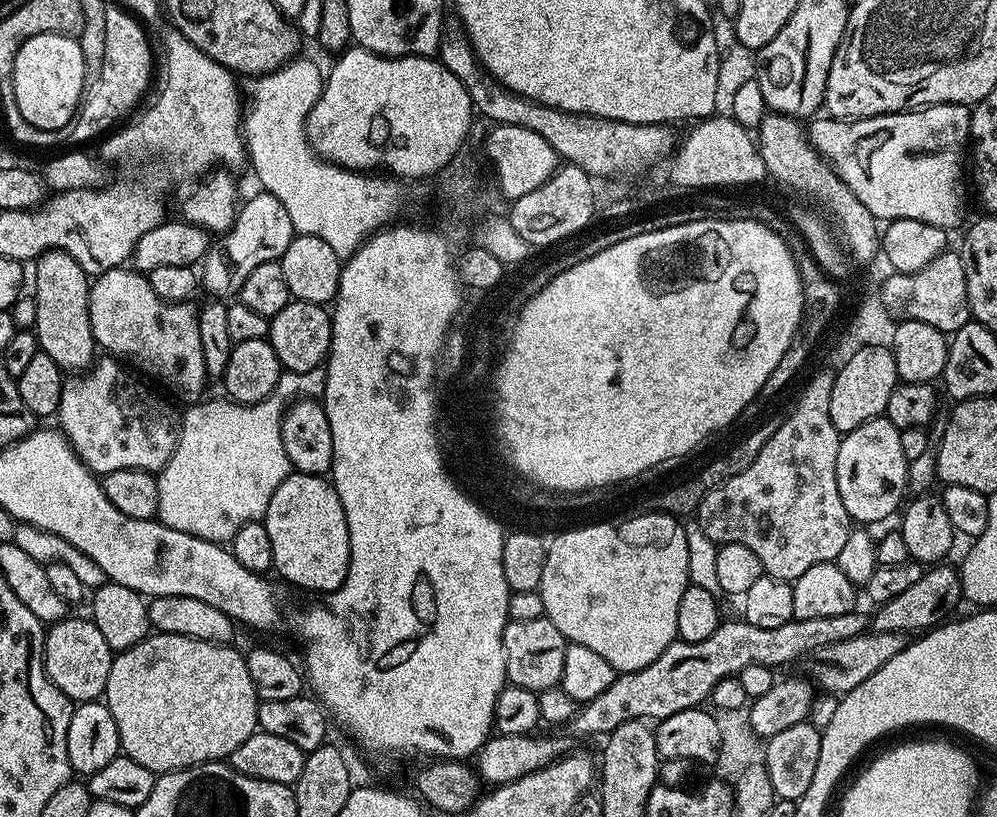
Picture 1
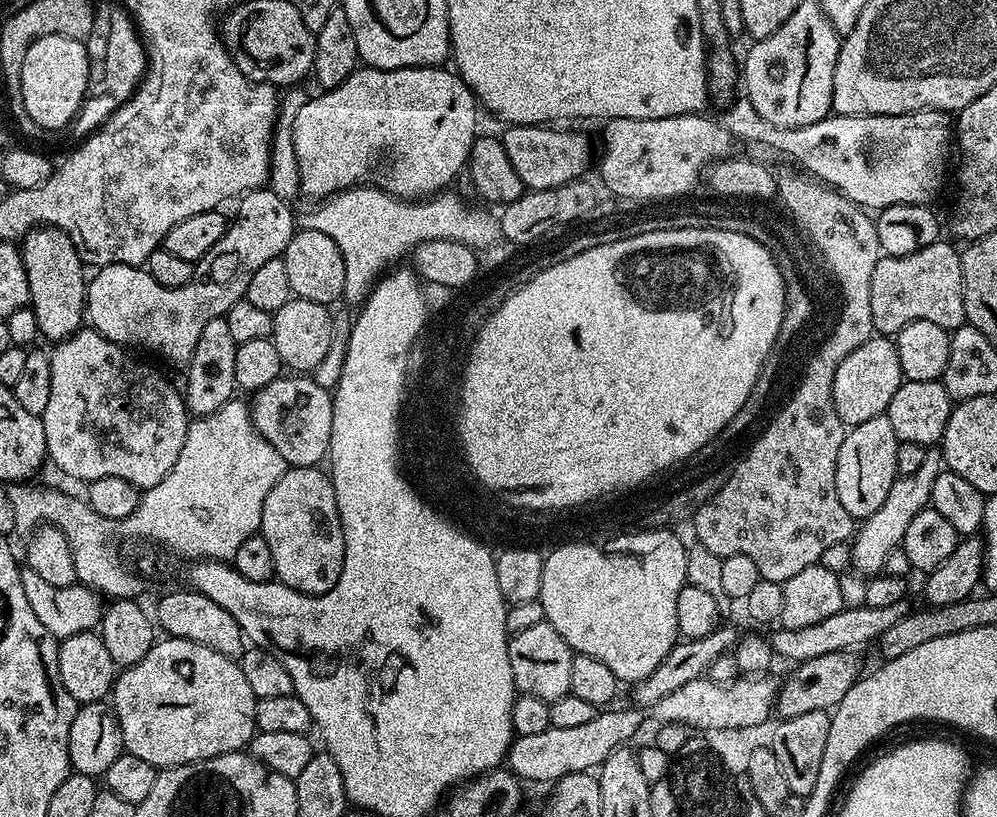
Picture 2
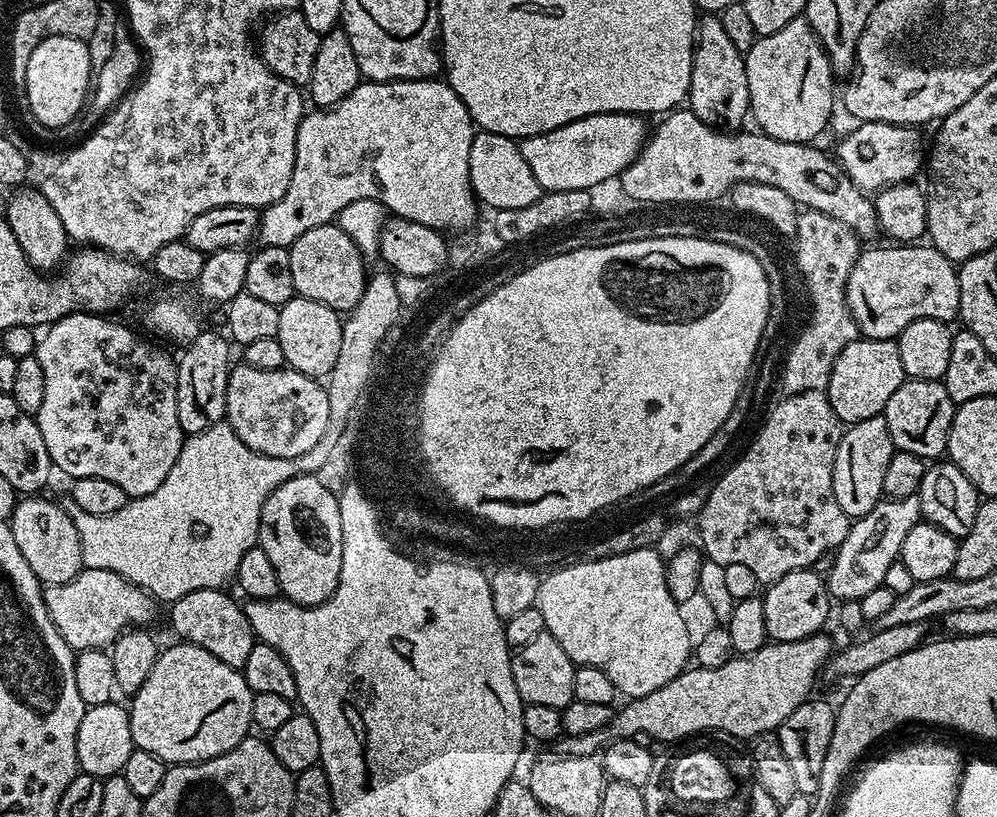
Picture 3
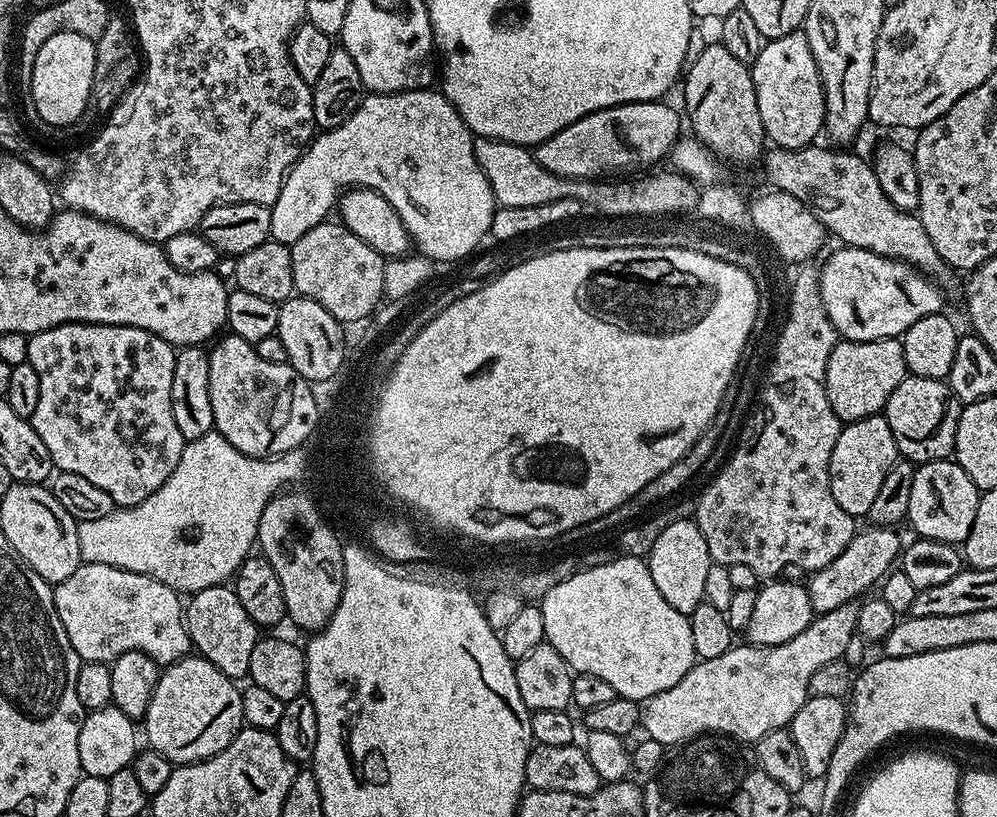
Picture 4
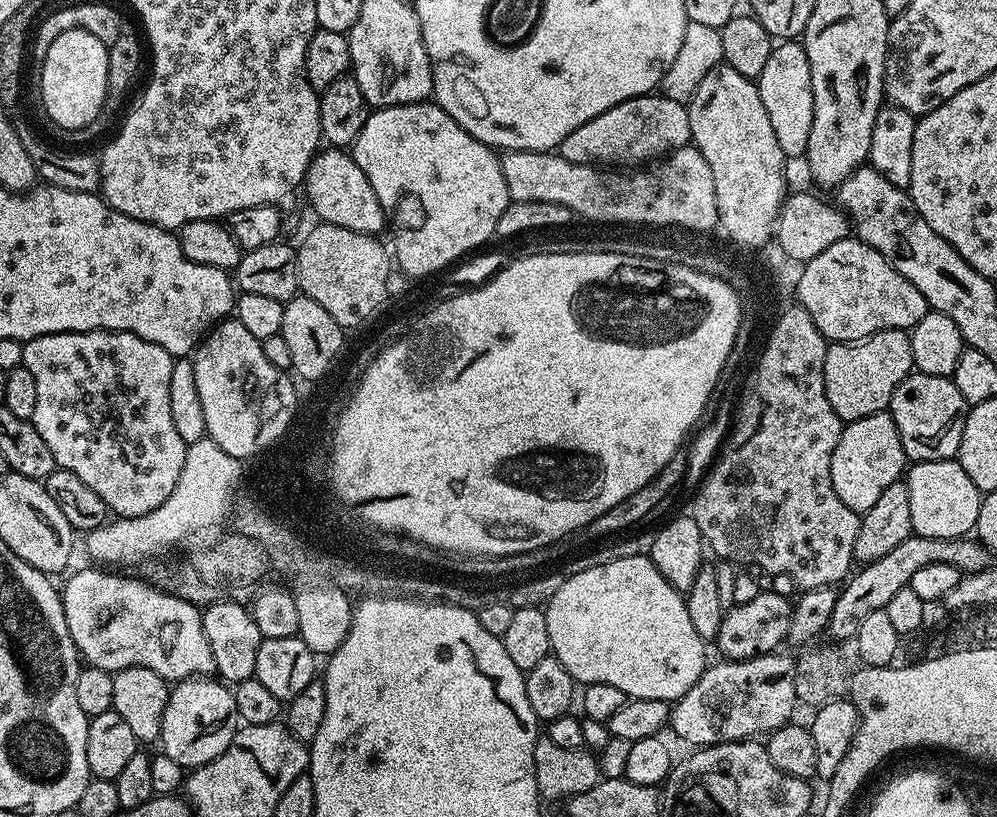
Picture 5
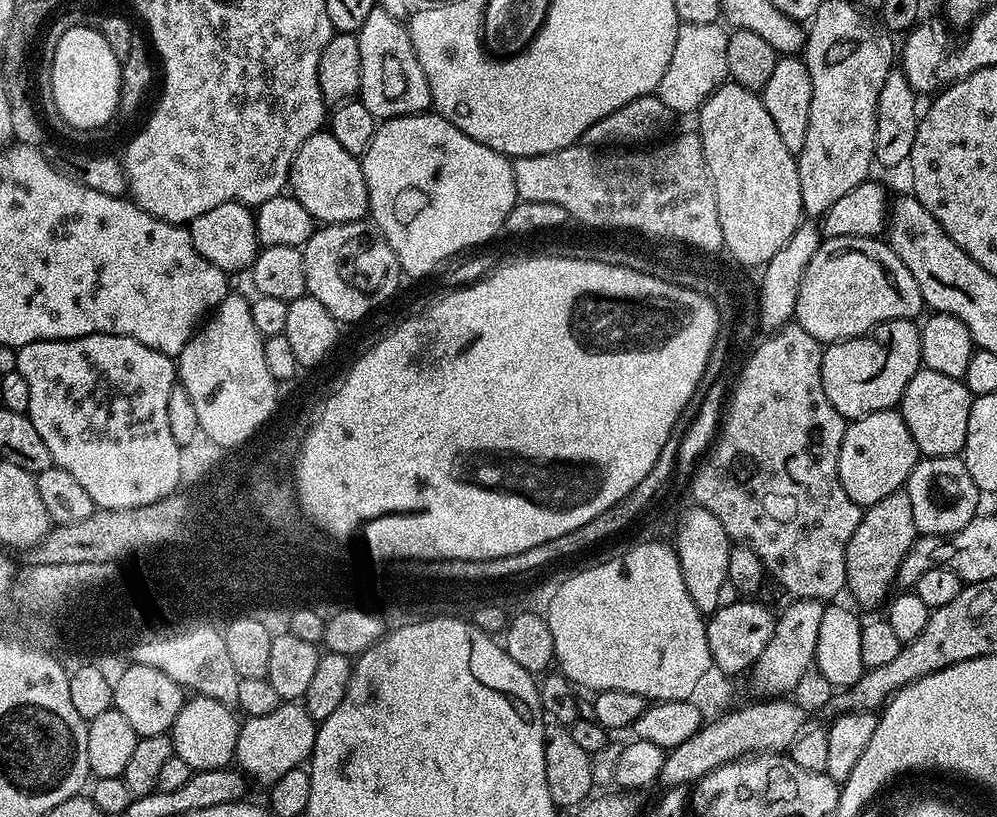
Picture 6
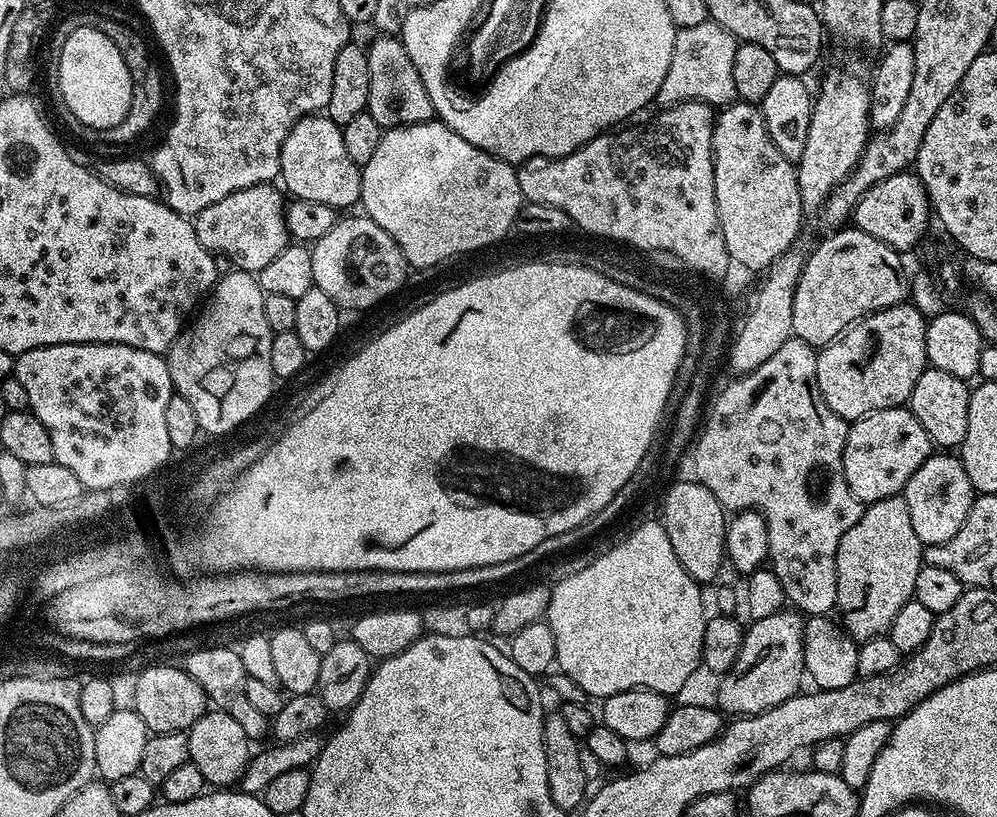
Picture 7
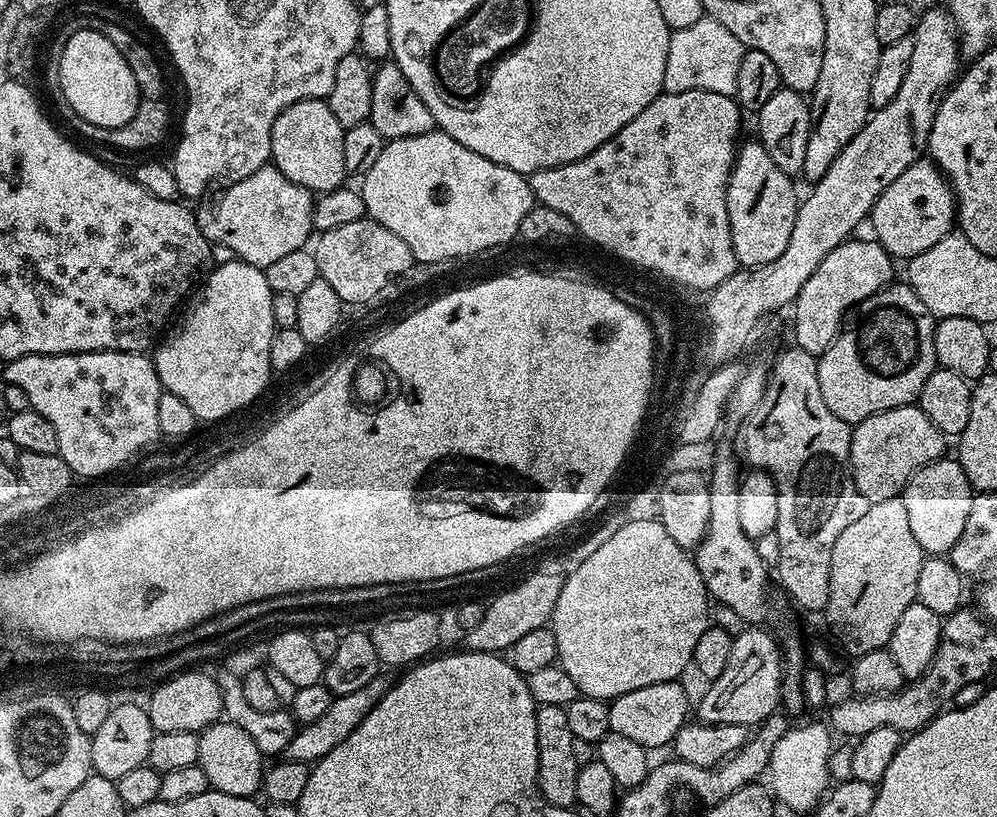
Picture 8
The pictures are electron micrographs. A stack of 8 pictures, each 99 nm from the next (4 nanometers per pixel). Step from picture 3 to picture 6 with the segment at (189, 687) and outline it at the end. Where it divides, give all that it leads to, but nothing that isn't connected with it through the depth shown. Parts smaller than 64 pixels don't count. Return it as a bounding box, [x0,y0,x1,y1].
[170,694,240,772]

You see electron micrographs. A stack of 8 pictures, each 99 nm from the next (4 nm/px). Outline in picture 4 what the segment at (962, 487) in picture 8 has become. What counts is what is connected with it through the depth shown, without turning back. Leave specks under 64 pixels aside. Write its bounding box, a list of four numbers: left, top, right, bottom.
[907,459,981,545]

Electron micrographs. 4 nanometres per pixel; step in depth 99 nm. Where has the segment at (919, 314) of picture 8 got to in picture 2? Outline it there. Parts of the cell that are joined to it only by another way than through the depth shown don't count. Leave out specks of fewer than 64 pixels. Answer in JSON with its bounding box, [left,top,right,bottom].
[832,334,904,426]

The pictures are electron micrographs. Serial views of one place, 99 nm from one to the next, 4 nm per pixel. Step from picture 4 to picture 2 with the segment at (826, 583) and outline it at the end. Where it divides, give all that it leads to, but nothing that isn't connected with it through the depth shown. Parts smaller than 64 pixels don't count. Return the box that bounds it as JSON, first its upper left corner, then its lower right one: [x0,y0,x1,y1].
[851,446,942,578]

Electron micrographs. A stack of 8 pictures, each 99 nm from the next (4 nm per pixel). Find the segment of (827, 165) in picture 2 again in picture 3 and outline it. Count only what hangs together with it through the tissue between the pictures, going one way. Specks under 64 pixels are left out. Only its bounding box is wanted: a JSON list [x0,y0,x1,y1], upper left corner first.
[836,121,924,192]

